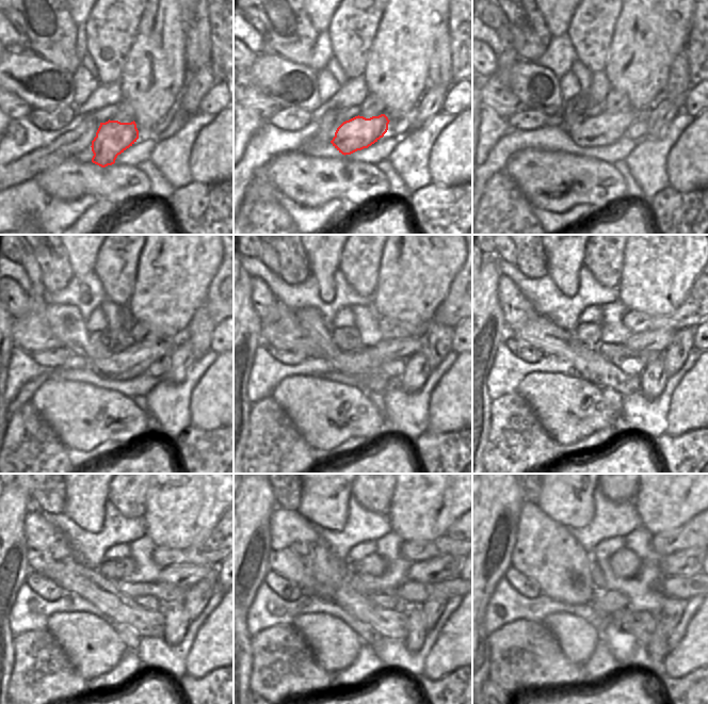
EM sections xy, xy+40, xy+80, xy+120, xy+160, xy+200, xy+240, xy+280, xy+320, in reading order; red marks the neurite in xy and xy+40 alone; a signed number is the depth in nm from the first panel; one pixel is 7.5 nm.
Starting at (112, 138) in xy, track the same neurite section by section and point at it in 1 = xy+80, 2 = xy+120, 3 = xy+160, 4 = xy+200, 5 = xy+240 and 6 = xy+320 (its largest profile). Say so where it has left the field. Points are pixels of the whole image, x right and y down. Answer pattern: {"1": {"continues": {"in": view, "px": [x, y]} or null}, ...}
{"1": {"continues": {"in": "xy+80", "px": [604, 129]}}, "2": {"continues": {"in": "xy+120", "px": [132, 362]}}, "3": {"continues": {"in": "xy+160", "px": [372, 358]}}, "4": {"continues": {"in": "xy+200", "px": [656, 340]}}, "5": {"continues": {"in": "xy+240", "px": [180, 575]}}, "6": {"continues": {"in": "xy+320", "px": [688, 562]}}}

